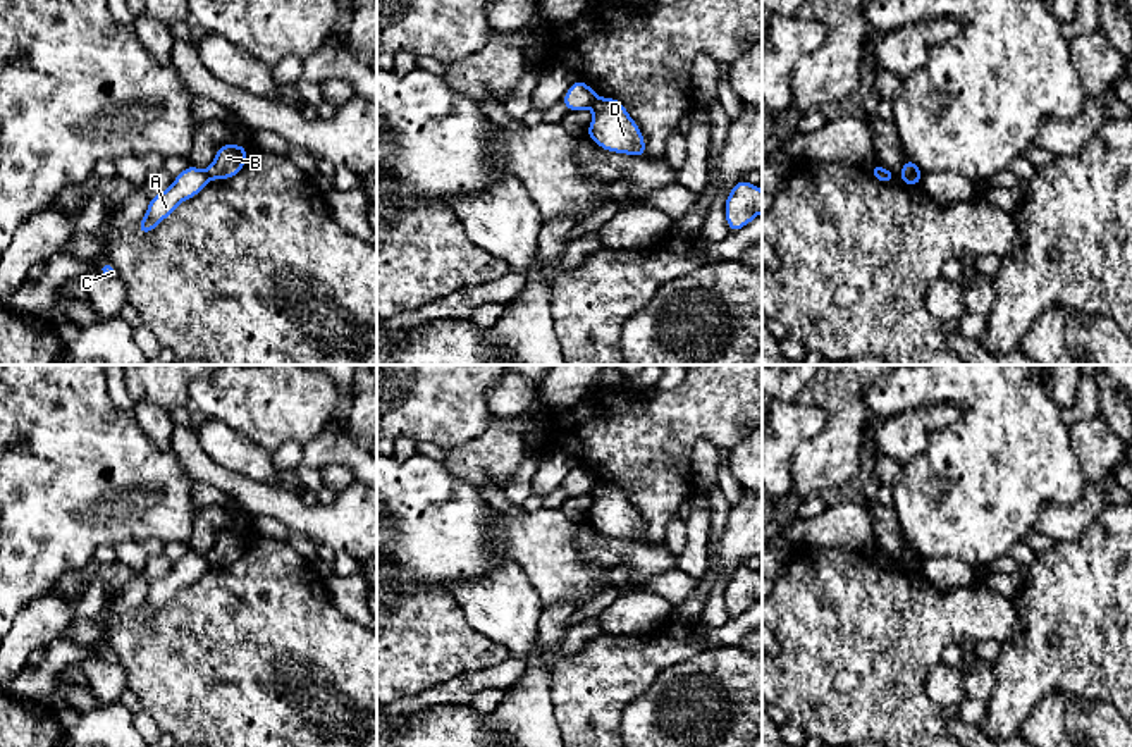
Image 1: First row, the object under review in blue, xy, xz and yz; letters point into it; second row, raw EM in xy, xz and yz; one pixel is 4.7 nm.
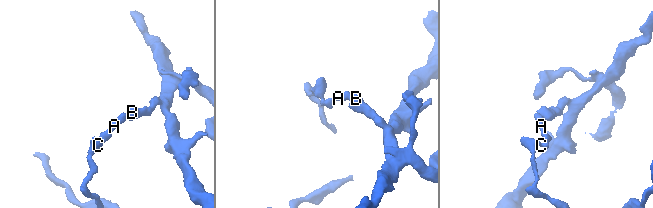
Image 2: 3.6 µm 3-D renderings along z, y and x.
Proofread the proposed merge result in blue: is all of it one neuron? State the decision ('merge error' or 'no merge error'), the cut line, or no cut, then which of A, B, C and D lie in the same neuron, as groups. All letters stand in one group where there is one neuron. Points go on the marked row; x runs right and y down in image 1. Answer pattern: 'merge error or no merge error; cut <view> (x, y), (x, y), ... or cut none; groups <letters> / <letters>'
merge error; cut xz (597, 97), (589, 107); groups A C / B D

